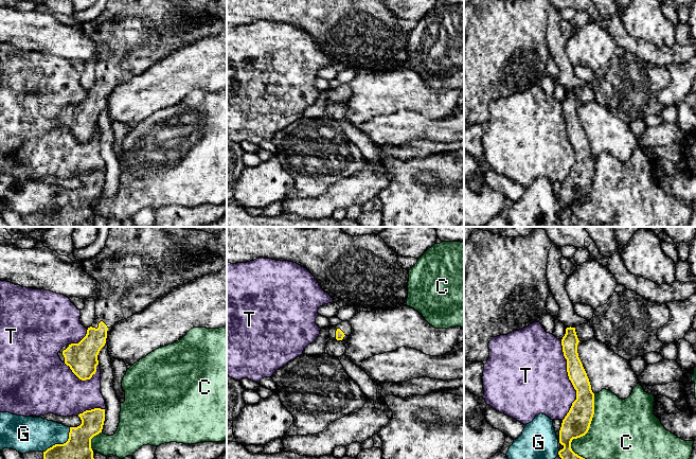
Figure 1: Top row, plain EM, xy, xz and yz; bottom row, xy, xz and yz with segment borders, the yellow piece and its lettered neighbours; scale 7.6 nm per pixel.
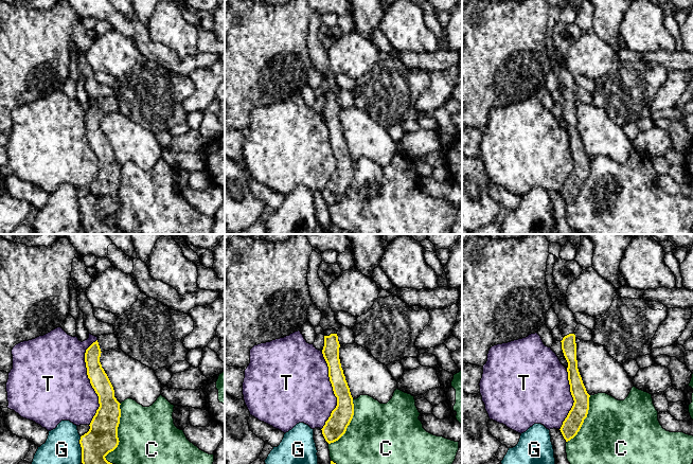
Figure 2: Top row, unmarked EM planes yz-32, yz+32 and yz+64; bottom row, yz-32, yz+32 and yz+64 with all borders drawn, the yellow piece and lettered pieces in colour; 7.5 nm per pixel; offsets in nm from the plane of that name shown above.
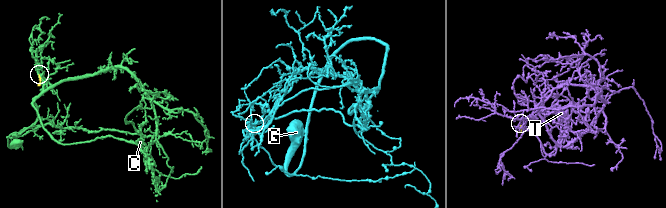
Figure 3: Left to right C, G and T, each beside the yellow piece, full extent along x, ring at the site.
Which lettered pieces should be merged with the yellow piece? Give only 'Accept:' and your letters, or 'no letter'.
Accept: no letter

